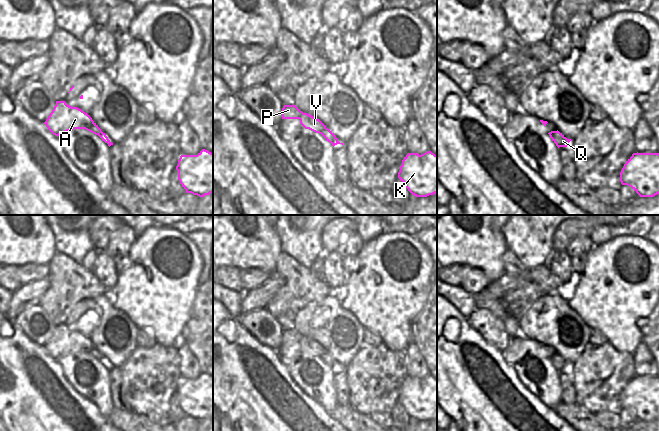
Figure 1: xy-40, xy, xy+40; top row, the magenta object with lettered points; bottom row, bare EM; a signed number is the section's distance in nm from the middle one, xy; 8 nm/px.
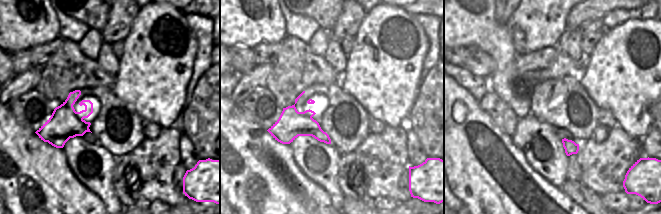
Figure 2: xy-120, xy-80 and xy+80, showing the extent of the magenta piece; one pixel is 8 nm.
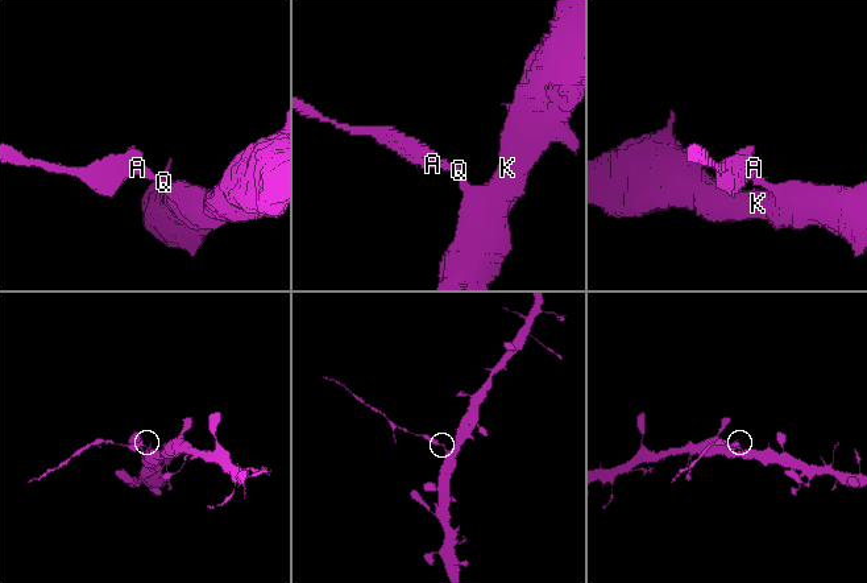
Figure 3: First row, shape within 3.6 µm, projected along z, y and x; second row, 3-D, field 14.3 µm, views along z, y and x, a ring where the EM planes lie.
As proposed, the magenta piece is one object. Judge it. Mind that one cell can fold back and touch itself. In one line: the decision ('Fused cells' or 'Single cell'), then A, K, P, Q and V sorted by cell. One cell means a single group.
Fused cells. Groups: A P V / K Q

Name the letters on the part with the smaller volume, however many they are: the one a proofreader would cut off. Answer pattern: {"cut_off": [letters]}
{"cut_off": ["A", "P", "V"]}

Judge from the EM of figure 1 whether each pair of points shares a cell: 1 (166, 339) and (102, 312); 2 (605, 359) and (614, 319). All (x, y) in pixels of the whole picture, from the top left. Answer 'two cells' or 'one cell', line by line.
1: two cells
2: two cells

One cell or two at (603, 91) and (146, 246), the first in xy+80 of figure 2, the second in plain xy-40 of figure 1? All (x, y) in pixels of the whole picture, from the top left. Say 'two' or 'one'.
one

